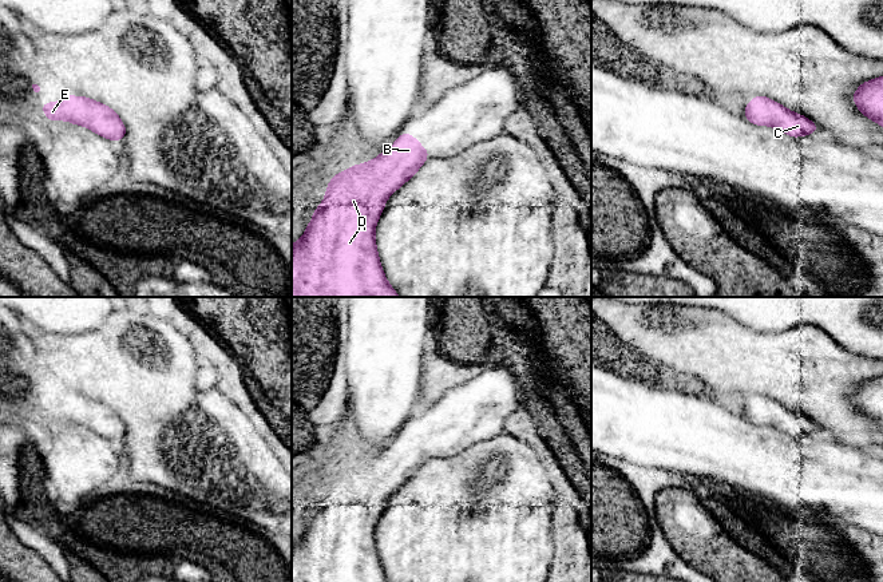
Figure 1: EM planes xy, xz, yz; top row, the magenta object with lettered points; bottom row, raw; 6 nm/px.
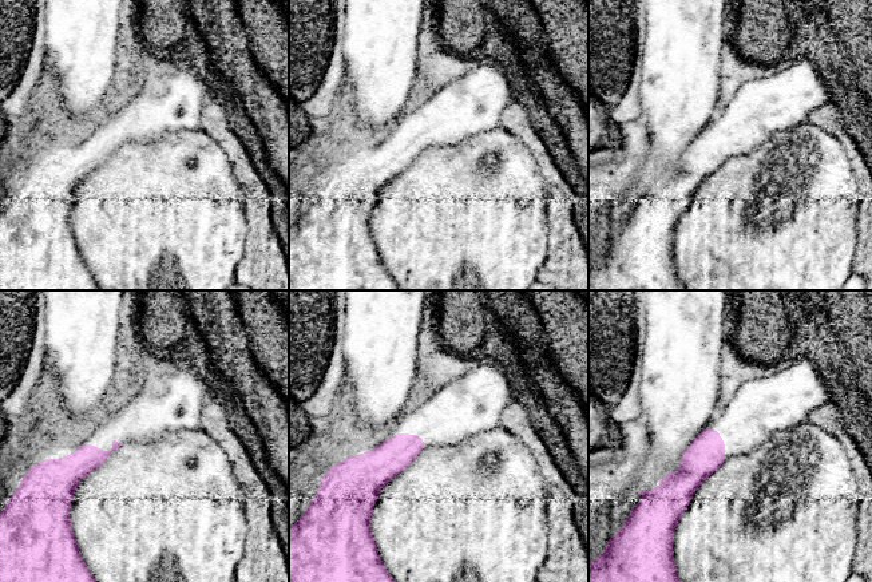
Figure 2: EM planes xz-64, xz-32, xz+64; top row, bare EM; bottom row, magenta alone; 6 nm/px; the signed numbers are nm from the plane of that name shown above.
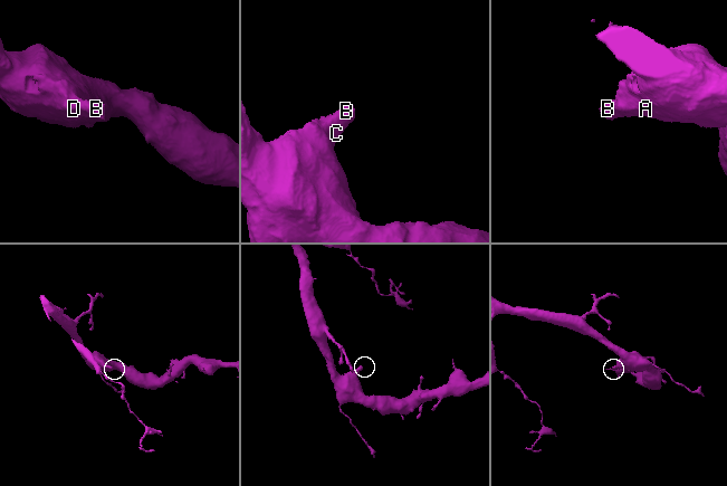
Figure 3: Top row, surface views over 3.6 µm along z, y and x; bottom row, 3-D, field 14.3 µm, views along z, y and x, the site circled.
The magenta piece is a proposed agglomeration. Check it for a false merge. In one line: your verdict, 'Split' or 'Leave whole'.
Leave whole

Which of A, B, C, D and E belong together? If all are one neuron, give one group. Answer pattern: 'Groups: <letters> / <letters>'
Groups: A B C D E

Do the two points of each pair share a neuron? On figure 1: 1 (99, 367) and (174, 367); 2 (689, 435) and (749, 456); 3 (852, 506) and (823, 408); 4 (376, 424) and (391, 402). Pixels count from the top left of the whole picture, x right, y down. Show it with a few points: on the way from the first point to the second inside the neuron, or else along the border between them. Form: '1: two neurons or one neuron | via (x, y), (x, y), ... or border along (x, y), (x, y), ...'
1: one neuron | via (118, 367), (155, 367)
2: one neuron | via (704, 442), (712, 442), (735, 452)
3: two neurons | border along (831, 438), (862, 450)
4: one neuron | via (379, 419), (379, 414), (385, 407)

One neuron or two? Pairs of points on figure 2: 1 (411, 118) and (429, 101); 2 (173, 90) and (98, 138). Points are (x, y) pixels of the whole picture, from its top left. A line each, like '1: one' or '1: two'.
1: one
2: one

